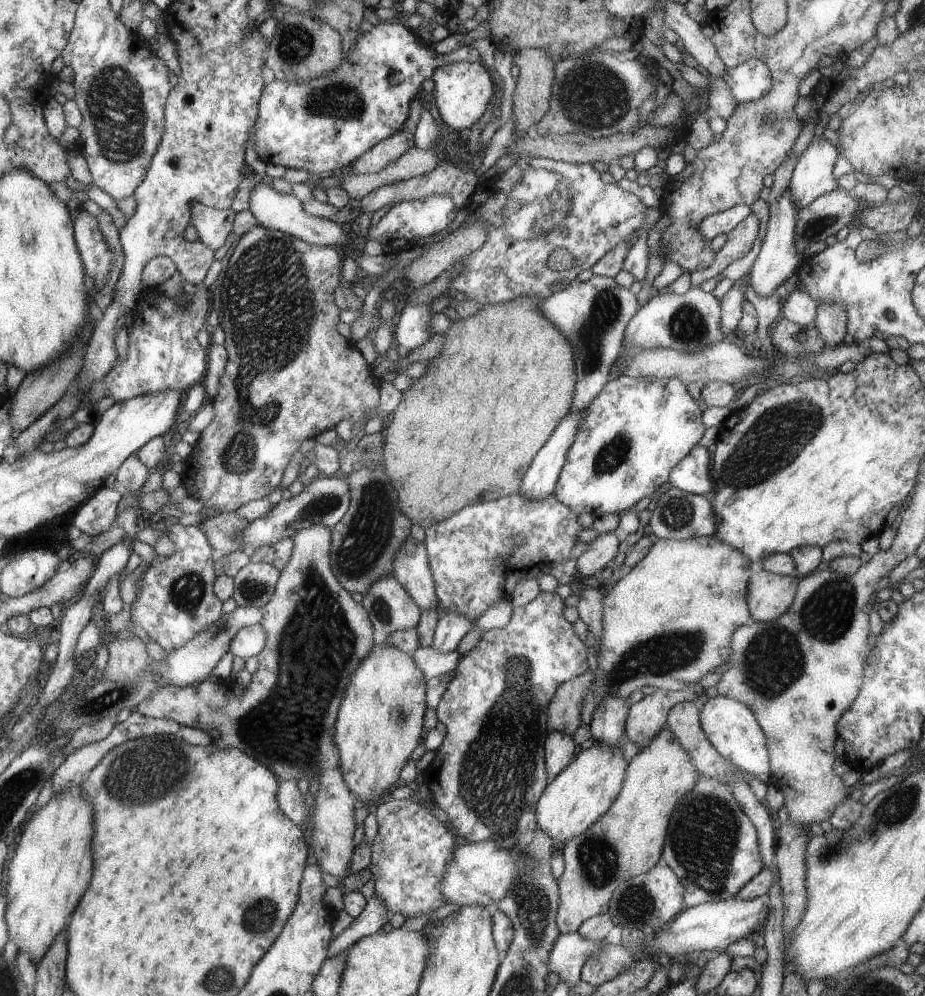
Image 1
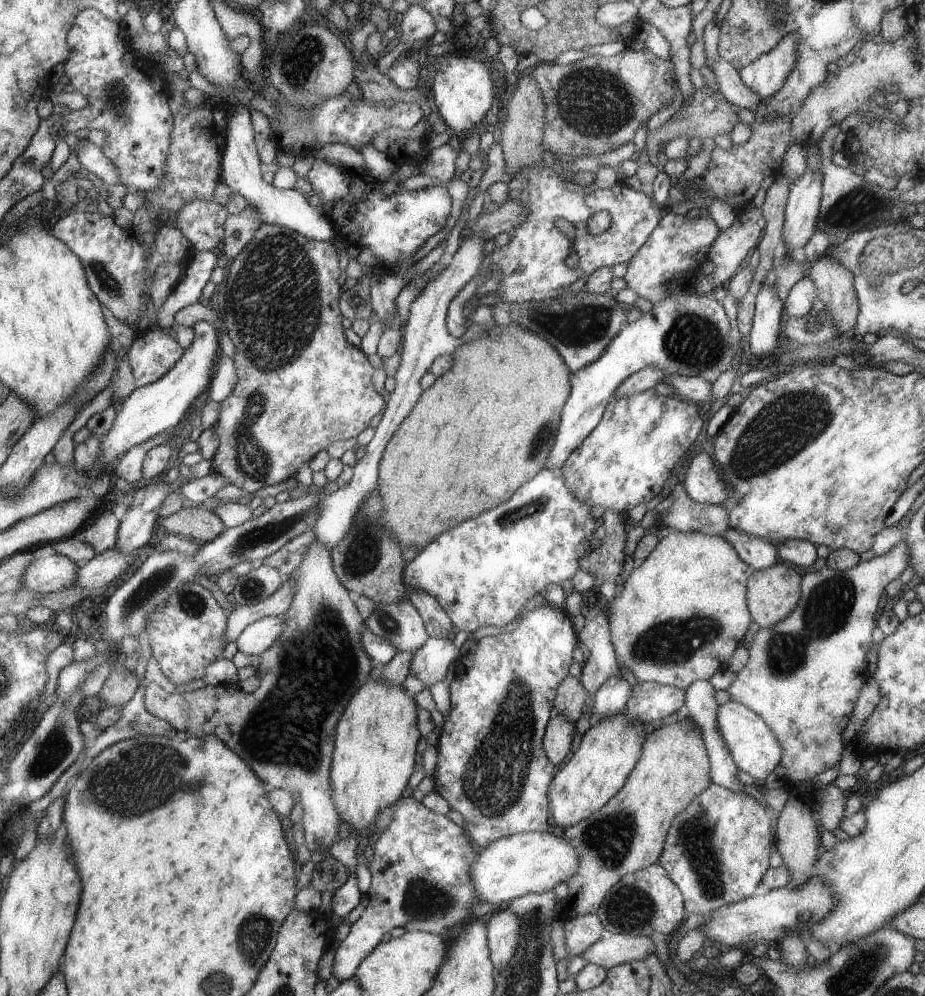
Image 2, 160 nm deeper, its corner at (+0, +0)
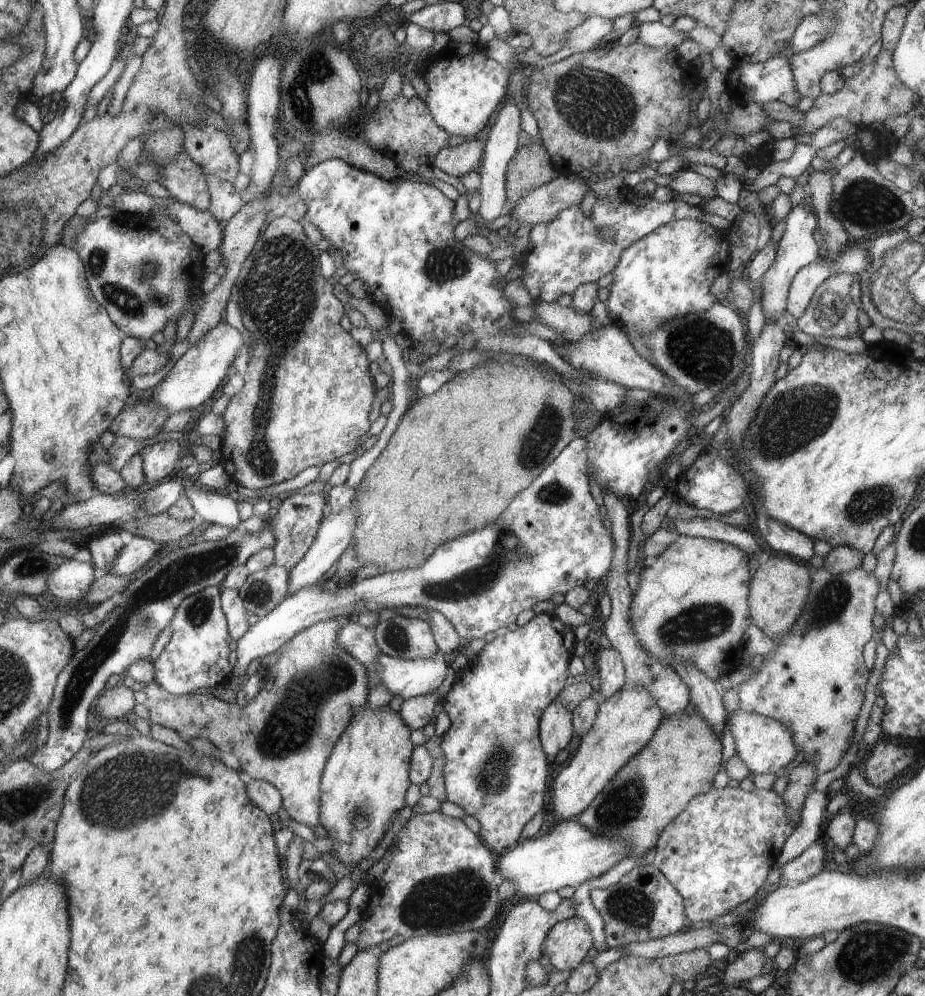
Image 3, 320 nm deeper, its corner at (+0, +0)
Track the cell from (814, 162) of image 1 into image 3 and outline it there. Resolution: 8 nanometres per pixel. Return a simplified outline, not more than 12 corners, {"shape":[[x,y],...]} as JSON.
{"shape":[[786,216],[773,265],[759,280],[766,319],[783,320],[792,278],[816,261],[816,217]]}

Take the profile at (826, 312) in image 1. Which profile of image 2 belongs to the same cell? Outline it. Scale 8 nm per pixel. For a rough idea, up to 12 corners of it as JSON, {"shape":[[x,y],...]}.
{"shape":[[828,250],[810,278],[841,332],[854,330],[854,275]]}

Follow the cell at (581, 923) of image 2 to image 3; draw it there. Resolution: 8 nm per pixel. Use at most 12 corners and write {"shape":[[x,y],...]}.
{"shape":[[581,917],[557,922],[540,961],[573,971],[593,953]]}

